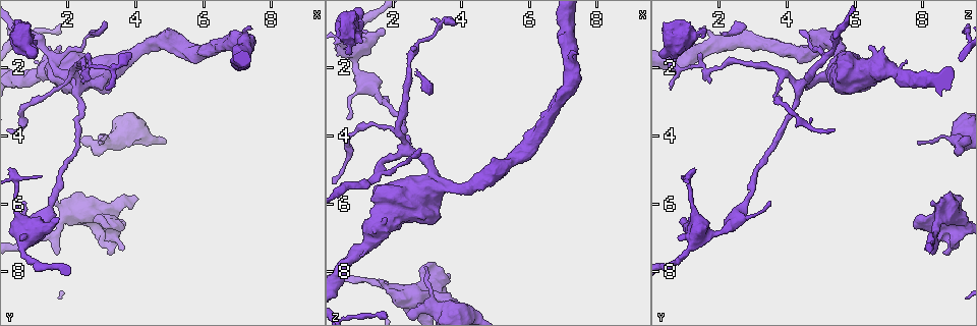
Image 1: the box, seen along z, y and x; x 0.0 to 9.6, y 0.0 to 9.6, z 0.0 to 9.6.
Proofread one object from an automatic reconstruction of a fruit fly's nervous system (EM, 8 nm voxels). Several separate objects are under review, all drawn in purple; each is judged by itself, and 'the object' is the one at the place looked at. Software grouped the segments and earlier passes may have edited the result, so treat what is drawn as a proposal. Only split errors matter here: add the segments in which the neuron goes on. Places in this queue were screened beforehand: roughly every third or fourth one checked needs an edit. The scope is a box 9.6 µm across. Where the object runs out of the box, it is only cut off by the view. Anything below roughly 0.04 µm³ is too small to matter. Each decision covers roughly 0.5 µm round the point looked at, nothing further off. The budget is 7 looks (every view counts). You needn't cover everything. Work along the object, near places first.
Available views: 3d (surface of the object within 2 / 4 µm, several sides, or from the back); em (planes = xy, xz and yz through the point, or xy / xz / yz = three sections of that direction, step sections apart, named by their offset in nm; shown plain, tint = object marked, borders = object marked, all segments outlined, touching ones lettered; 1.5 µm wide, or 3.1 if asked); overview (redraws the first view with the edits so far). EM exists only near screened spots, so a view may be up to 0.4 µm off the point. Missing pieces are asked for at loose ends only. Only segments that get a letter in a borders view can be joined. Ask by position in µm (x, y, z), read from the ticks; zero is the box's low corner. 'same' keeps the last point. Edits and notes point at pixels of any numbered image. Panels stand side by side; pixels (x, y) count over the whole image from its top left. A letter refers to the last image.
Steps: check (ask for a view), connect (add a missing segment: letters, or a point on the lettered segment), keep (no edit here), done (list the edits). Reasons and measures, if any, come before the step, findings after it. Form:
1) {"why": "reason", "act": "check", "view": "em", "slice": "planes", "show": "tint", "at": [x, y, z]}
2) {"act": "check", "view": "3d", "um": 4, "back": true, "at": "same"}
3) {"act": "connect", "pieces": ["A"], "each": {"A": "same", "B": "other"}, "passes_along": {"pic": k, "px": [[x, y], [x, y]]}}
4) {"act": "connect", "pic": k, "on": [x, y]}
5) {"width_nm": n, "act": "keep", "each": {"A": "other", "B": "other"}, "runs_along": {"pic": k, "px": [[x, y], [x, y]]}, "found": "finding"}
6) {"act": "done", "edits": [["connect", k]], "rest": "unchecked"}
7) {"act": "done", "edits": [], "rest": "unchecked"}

{"act": "check", "view": "3d", "um": 2, "at": [0.65, 0.85, 1.60]}

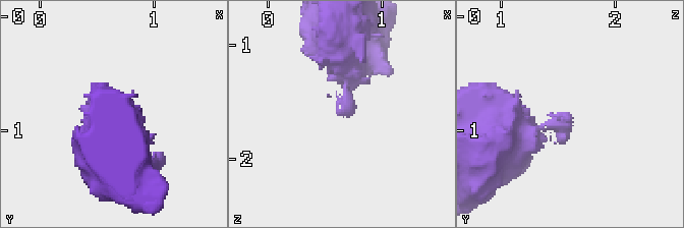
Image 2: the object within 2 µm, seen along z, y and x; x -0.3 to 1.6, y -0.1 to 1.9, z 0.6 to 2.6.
{"why": "shape alone is not enough", "act": "check", "view": "em", "slice": "planes", "show": "borders", "at": [0.62, 0.90, 1.60]}

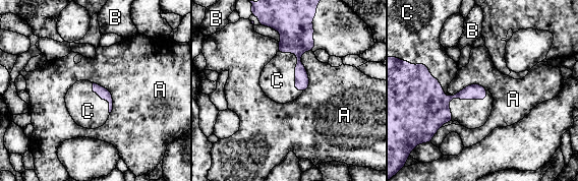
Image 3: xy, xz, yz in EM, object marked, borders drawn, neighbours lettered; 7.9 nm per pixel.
{"act": "connect", "pieces": ["C"], "each": {"A": "other", "B": "other", "C": "same"}, "found": "the neuron continues"}

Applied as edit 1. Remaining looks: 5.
{"why": "see it whole again", "act": "check", "view": "overview"}

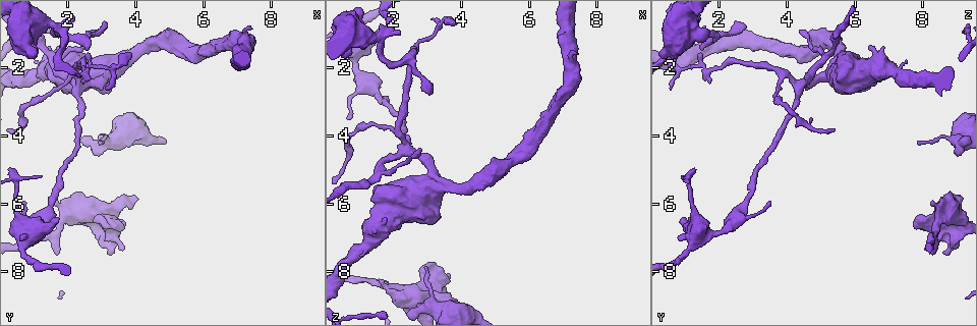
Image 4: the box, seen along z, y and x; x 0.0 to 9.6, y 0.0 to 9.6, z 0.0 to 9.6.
{"why": "tapers out", "act": "check", "view": "em", "slice": "yz", "step": 8, "show": "borders", "at": [1.20, 5.20, 0.90]}

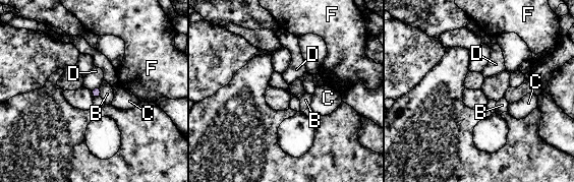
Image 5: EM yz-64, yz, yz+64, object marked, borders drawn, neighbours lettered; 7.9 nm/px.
{"why": "cut it another way", "act": "check", "view": "em", "slice": "planes", "show": "borders", "at": "same"}

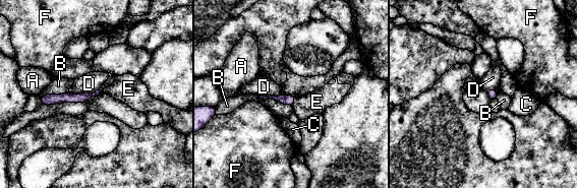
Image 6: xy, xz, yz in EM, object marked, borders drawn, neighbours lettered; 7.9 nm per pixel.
{"act": "keep", "each": {"A": "other", "B": "other", "C": "other", "D": "other", "E": "other", "F": "other"}, "runs_along": {"pic": 6, "px": [[88, 96], [83, 98], [43, 100]]}, "found": "no lettered segment goes on from it"}

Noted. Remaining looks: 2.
{"why": "an open end", "act": "check", "view": "3d", "um": 2, "back": true, "at": [1.65, 7.45, 8.35]}

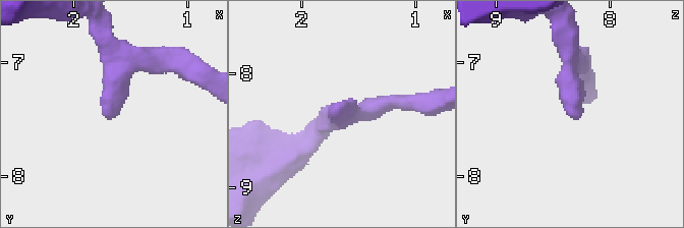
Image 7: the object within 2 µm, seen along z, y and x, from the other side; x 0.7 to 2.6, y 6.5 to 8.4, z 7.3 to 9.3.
{"why": "shape alone is not enough", "act": "check", "view": "em", "slice": "planes", "show": "borders", "at": [1.70, 7.48, 8.36]}

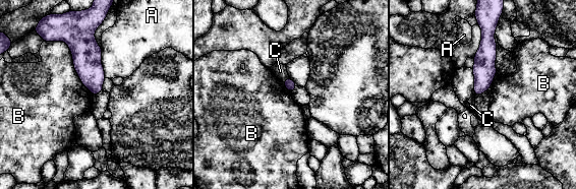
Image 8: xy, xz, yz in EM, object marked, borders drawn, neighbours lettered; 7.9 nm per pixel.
{"act": "keep", "each": {"A": "other", "B": "other", "C": "other"}, "border": {"pic": 8, "px": [[48, 41], [67, 45], [93, 96]]}, "found": "none of them fits"}

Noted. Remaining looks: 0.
{"act": "done", "edits": [["connect", 3]], "rest": "unchecked"}

